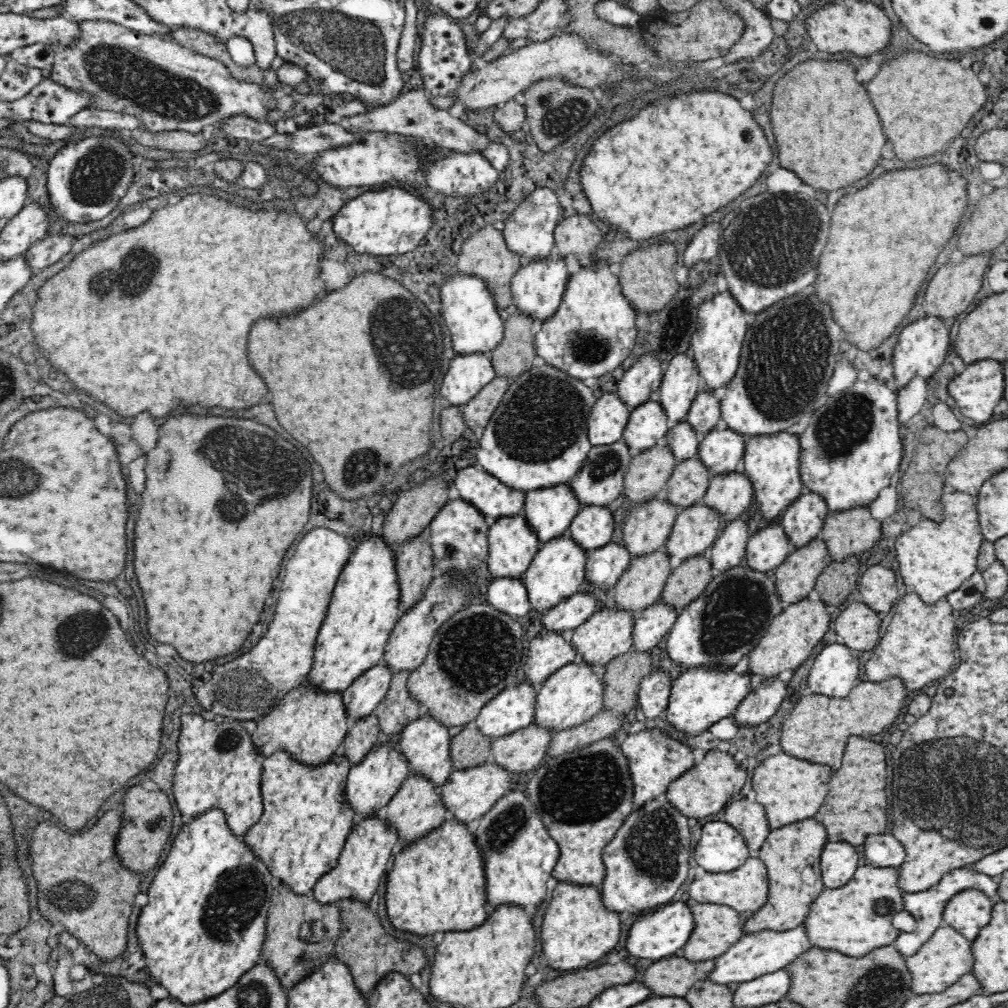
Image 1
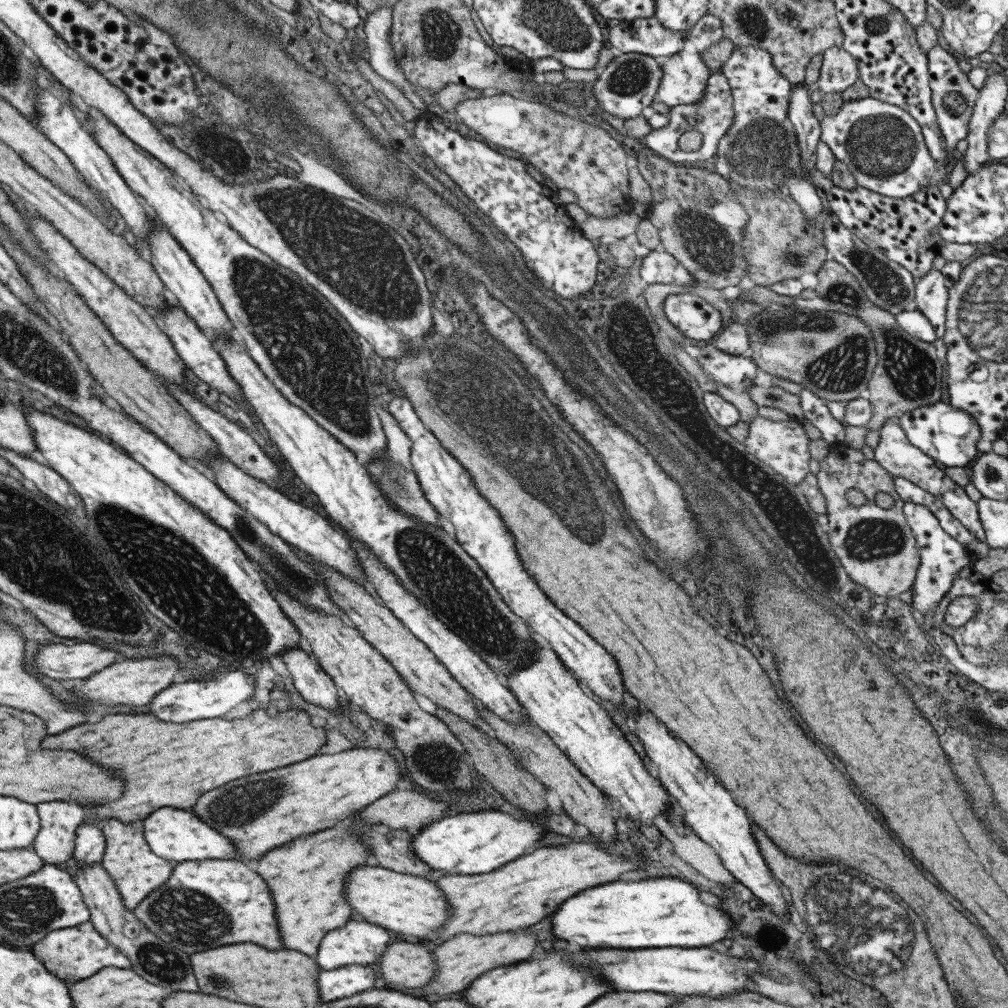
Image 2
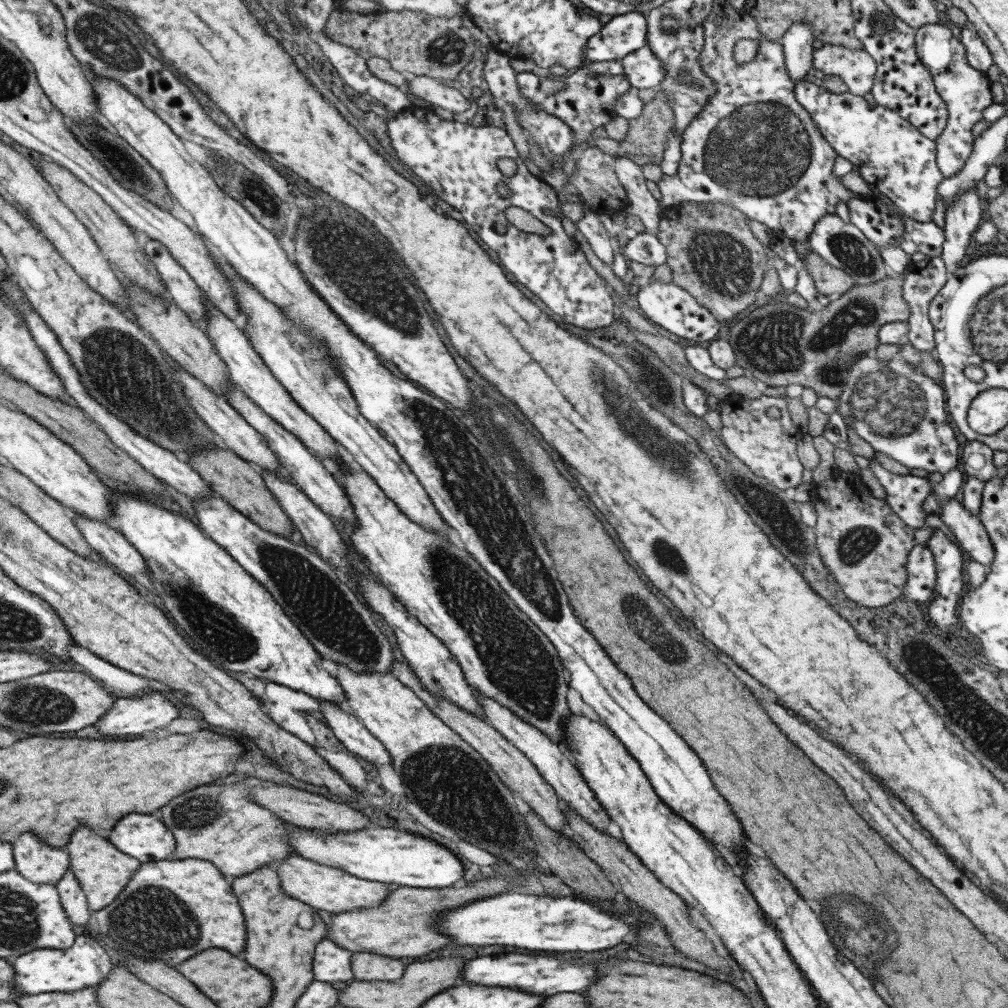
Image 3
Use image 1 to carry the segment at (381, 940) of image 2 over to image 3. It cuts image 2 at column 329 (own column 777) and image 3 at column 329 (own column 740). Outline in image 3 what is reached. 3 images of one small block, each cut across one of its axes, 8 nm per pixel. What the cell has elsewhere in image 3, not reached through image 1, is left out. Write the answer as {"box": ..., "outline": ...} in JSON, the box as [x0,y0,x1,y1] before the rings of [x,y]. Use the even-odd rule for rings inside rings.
{"box":[312,939,352,983],"outline":[[[321,939],[314,948],[312,978],[324,983],[349,981],[352,979],[351,955],[351,951],[341,948],[331,939]]]}

